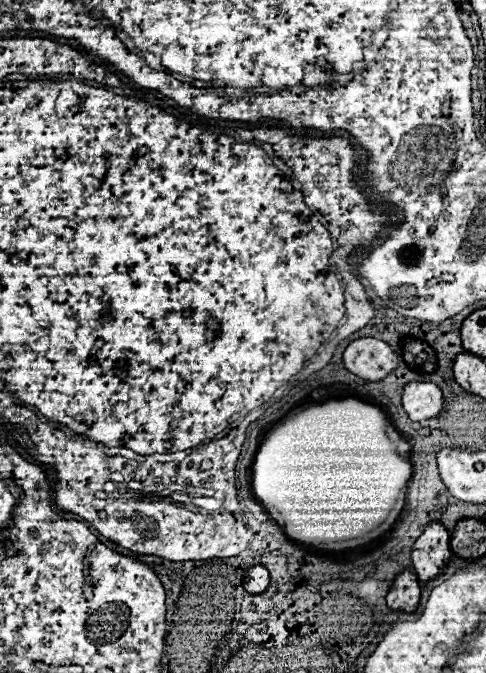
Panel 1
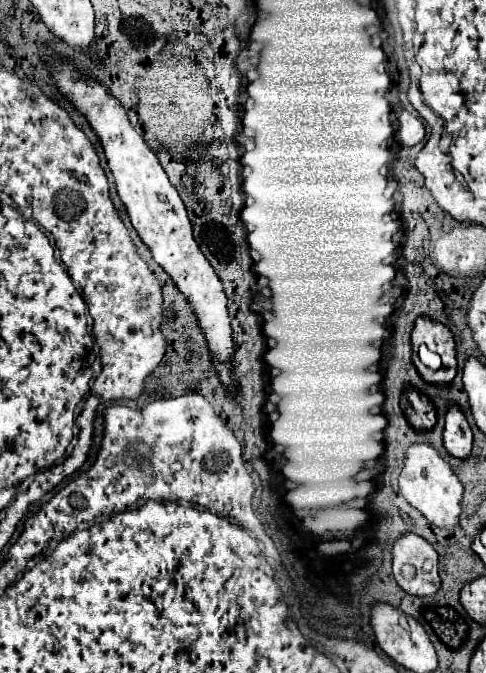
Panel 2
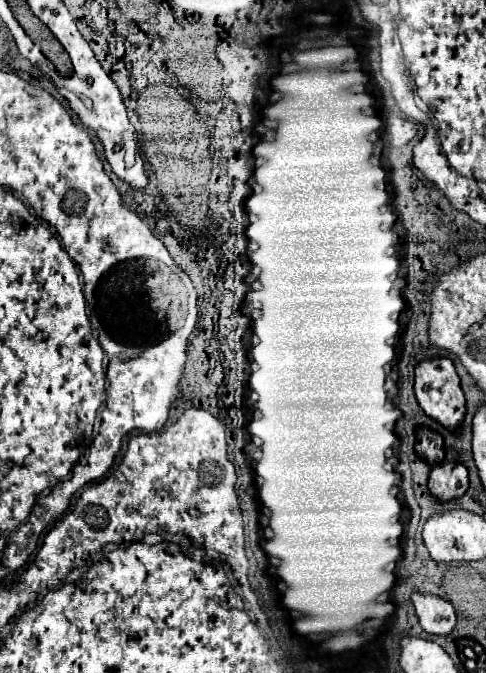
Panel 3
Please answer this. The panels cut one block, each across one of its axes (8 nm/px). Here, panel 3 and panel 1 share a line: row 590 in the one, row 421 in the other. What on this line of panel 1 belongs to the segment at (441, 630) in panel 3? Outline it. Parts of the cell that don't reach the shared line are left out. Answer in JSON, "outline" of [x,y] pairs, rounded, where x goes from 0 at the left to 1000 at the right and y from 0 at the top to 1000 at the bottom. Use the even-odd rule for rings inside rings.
{"outline":[[[844,568],[831,577],[827,603],[848,627],[901,618],[914,606],[909,579],[889,568]]]}

